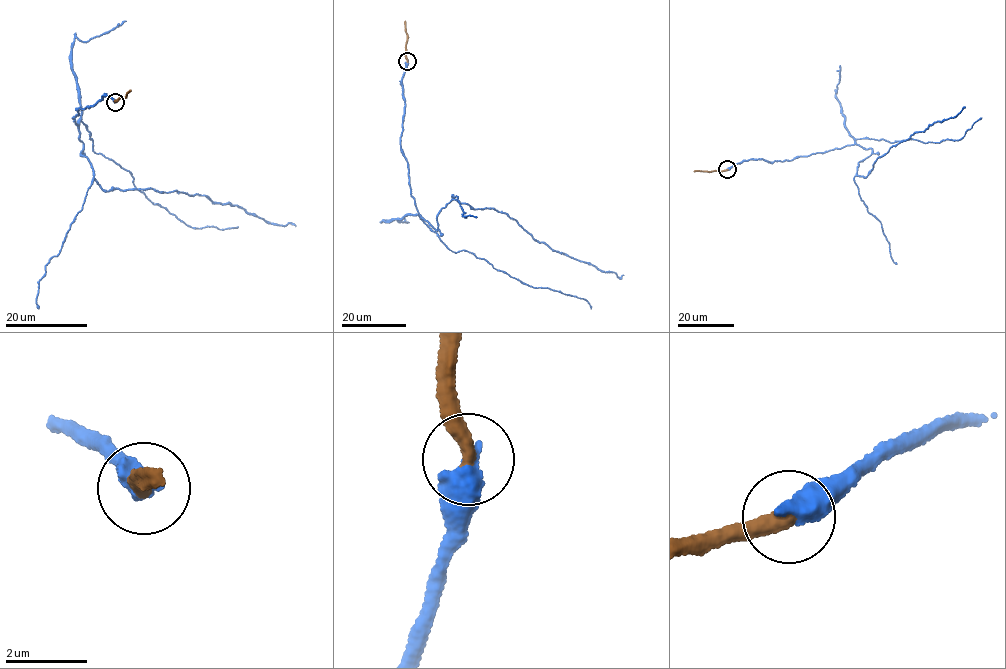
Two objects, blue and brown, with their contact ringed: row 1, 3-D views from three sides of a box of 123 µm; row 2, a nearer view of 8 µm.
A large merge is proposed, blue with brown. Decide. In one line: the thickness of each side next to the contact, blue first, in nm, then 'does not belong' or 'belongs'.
550 nm thick on the blue side, 400 nm on the other; belongs

